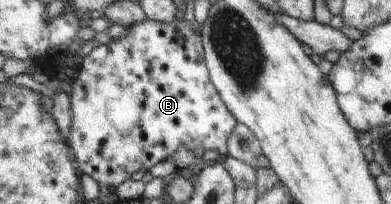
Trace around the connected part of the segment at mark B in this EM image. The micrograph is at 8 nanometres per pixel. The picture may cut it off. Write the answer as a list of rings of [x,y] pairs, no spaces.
[[[147,18],[144,22],[139,22],[137,25],[128,27],[128,29],[125,30],[125,34],[119,38],[112,39],[112,41],[107,44],[94,47],[93,50],[83,58],[82,64],[79,66],[79,72],[76,75],[75,82],[71,84],[72,92],[69,98],[72,109],[72,126],[68,138],[68,145],[73,165],[77,168],[78,173],[92,176],[99,184],[116,187],[120,183],[128,180],[134,172],[138,172],[138,170],[149,171],[150,168],[154,168],[158,162],[172,159],[172,156],[176,154],[176,150],[178,150],[180,146],[184,146],[184,148],[188,148],[188,150],[192,151],[195,148],[214,150],[214,152],[218,152],[220,159],[227,155],[227,140],[238,122],[226,108],[224,101],[220,98],[216,87],[210,80],[204,60],[201,34],[191,29],[185,20],[176,19],[171,23],[165,23]]]

